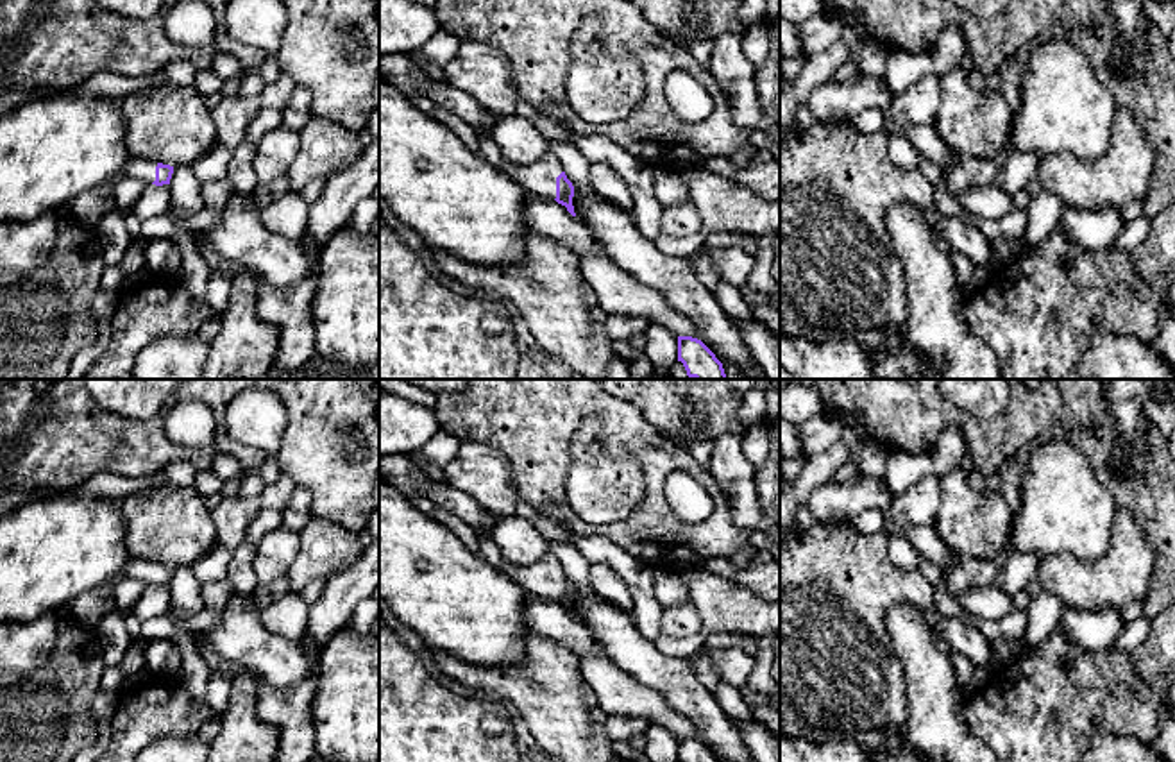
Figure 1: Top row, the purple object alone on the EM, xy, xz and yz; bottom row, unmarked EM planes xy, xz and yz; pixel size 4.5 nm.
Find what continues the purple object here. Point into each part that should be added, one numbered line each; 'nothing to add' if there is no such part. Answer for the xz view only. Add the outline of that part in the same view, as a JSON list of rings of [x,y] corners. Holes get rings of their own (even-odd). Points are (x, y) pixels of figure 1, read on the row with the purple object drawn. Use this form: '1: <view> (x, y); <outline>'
1: xz (541, 177); [[[547,150],[540,159],[529,165],[503,161],[503,170],[526,191],[556,199],[556,177],[563,172],[563,166],[558,157]]]

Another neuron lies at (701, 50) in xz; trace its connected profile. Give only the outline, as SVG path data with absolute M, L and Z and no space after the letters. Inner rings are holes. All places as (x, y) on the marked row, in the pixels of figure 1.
M714 39L696 41L690 45L685 45L685 48L690 52L690 55L696 59L696 63L708 70L712 52L714 52Z

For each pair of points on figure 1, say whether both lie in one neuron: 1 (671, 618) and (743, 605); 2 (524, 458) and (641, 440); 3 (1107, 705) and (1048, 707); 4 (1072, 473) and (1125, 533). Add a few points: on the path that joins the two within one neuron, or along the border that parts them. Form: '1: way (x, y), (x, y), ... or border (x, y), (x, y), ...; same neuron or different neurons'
1: border (689, 598), (701, 628), (680, 639); different neurons
2: way (553, 430), (571, 412), (612, 414); same neuron
3: way (1093, 705), (1063, 707); same neuron
4: border (1118, 510), (1113, 521), (1111, 546), (1097, 558); different neurons

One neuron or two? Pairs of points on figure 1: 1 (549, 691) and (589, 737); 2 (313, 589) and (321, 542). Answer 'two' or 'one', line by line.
1: one
2: two

